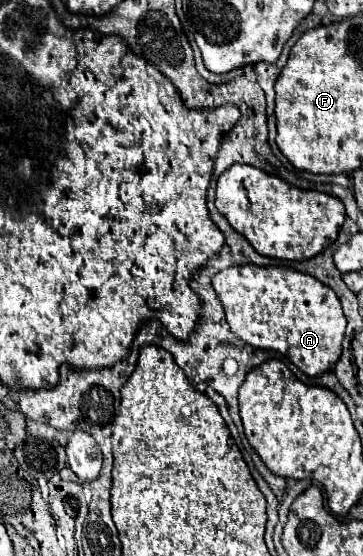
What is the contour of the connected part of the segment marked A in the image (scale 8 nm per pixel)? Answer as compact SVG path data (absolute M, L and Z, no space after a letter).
M234 265L212 277L230 329L248 345L286 355L308 377L322 375L340 359L346 317L336 293L316 277L290 267Z

